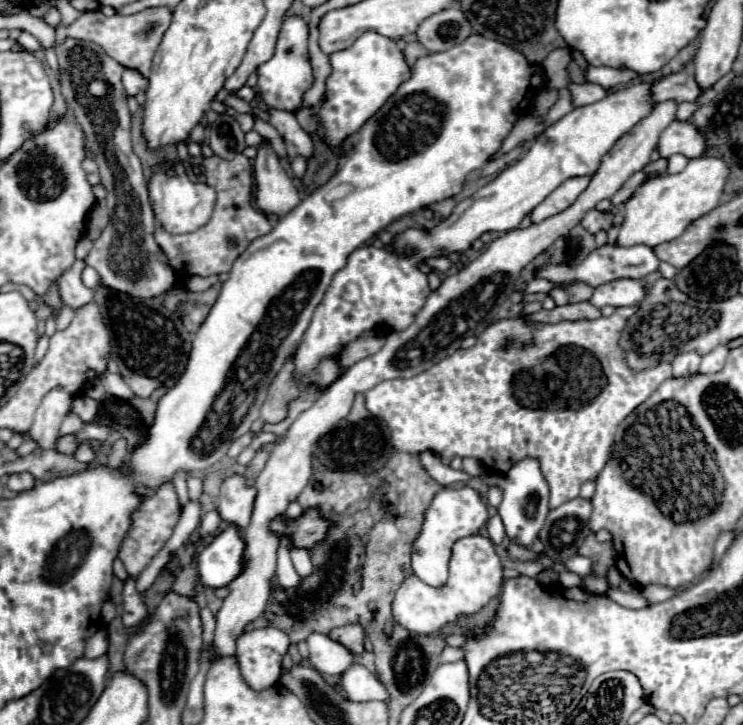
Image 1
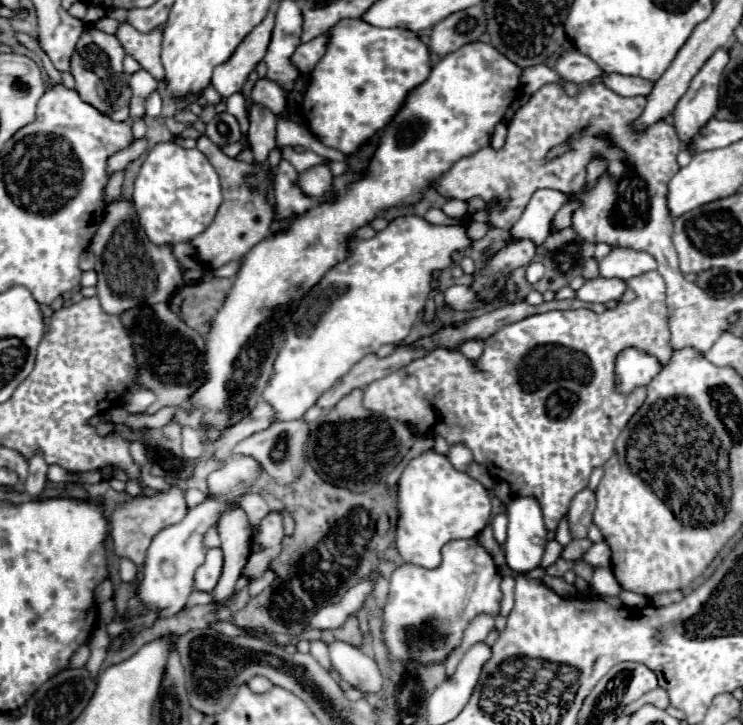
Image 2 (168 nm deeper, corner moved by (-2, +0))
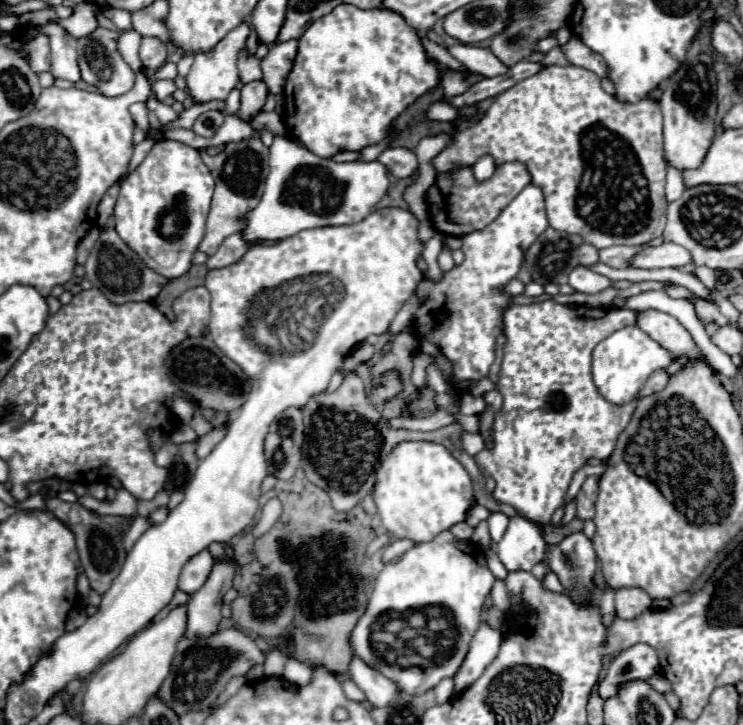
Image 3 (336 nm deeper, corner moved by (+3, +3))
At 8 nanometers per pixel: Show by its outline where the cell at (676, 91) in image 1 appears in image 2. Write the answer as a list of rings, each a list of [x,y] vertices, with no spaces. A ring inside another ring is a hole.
[[[604,74],[604,84],[620,96],[648,96],[652,92],[652,80],[634,78],[634,76],[620,76],[620,74]]]

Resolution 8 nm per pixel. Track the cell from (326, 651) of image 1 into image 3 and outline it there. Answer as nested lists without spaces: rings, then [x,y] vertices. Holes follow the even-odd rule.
[[[353,659],[349,671],[351,679],[363,689],[373,707],[391,705],[391,701],[395,701],[395,693],[399,693],[399,687],[391,679],[383,677],[379,671],[367,667],[361,659]]]

